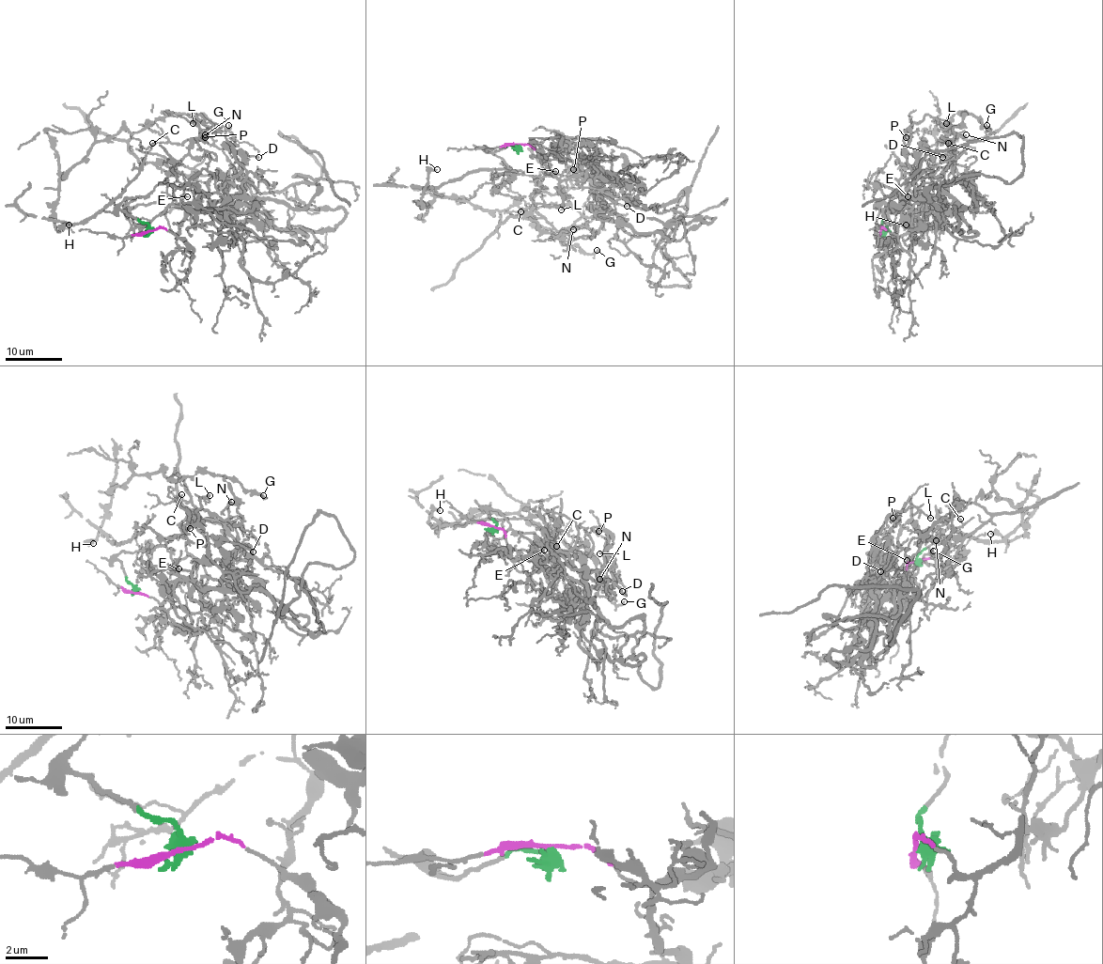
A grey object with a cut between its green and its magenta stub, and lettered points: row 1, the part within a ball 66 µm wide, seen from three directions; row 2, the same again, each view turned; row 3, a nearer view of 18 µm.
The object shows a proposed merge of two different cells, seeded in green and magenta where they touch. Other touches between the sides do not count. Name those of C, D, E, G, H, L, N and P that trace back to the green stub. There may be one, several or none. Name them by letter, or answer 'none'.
G, H

